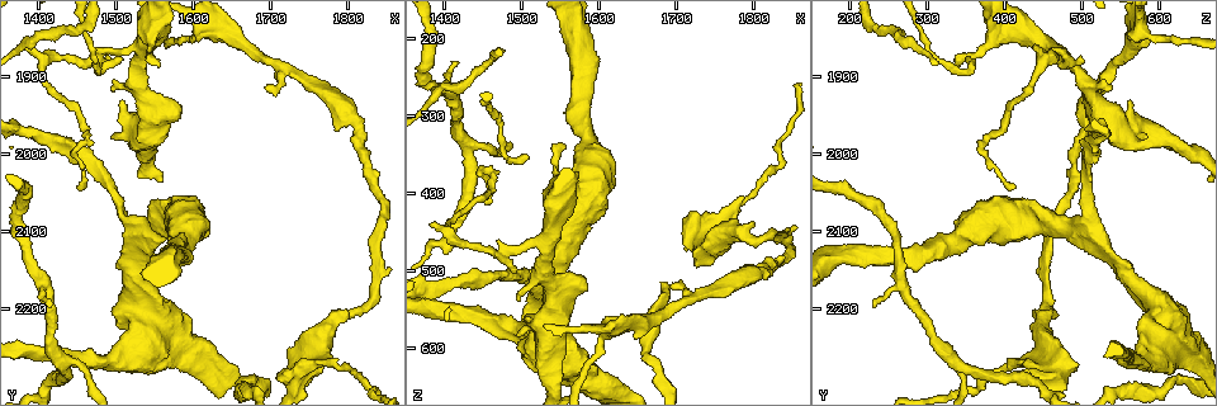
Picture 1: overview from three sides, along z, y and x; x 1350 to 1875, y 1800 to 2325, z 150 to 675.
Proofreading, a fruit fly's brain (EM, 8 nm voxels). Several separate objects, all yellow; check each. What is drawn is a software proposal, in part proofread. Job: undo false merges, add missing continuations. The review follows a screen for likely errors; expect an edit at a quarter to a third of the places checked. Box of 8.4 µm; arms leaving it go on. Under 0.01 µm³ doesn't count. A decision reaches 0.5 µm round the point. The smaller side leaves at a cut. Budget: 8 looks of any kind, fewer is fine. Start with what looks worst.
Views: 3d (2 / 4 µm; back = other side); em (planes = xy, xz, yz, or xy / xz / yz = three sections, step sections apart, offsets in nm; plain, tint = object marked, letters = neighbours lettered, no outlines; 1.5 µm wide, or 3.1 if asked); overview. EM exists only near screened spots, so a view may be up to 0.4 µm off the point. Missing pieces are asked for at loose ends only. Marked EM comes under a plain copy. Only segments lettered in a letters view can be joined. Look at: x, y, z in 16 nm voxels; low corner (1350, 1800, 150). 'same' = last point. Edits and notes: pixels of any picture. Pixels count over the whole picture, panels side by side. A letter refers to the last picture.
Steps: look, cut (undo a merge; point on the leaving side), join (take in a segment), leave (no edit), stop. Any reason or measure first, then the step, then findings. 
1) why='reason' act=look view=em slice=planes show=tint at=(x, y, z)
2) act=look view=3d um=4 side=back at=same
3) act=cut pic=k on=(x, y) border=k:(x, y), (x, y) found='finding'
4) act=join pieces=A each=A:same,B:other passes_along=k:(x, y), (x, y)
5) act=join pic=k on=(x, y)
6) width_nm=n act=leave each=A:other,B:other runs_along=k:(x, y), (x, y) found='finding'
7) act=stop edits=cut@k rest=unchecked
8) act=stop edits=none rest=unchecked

why='an open end' act=look view=3d um=2 at=(1495, 1980, 580)

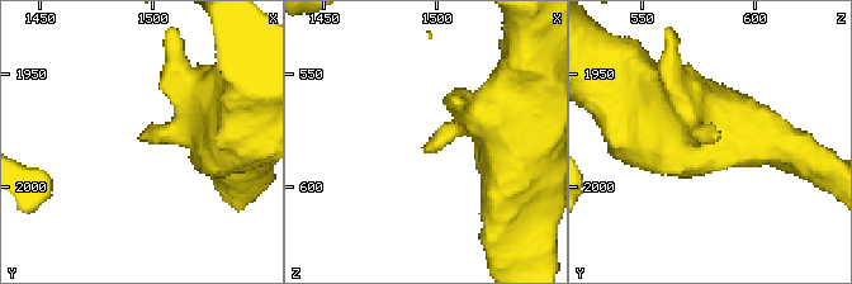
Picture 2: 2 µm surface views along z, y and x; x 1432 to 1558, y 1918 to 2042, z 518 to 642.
act=look view=em slice=planes show=letters at=(1495, 1978, 584)

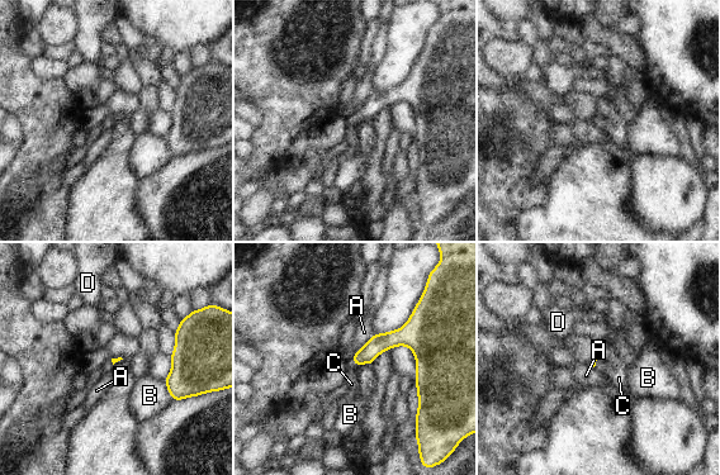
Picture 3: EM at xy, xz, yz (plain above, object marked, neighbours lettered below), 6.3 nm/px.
act=join pieces=C each=A:other,B:other,C:same,D:other passes_along=3:(378, 343), (354, 361), (351, 384) found='the neuron continues'

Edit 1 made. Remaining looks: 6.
why='an open end' act=look view=3d um=2 at=(1560, 1885, 340)

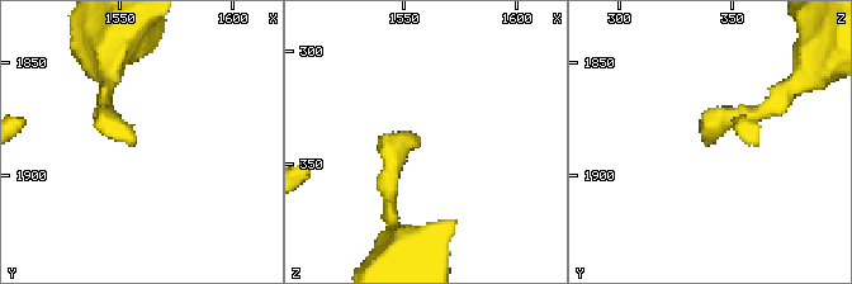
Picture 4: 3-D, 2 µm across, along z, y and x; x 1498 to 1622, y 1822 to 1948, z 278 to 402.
act=look view=em slice=planes show=letters at=(1558, 1885, 340)

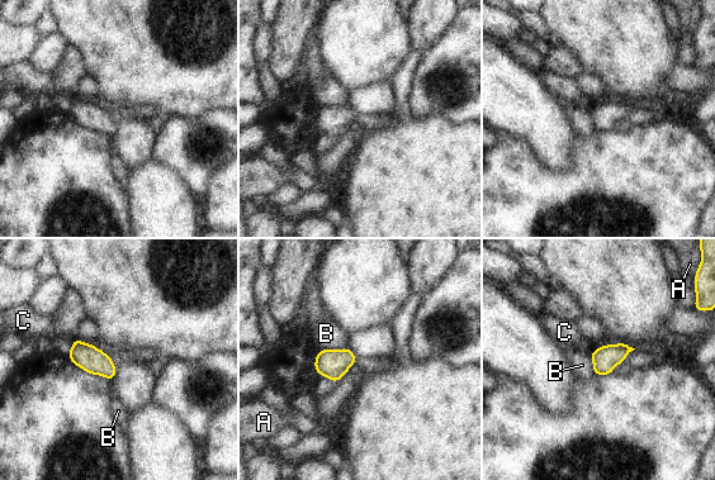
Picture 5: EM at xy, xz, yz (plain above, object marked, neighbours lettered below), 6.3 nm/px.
width_nm=150 act=leave each=A:other,B:other,C:other border=5:(346, 347), (322, 348), (318, 352) found='no lettered segment goes on from it'

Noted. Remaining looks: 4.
why='free end' act=look view=3d um=4 at=(1585, 1940, 525)

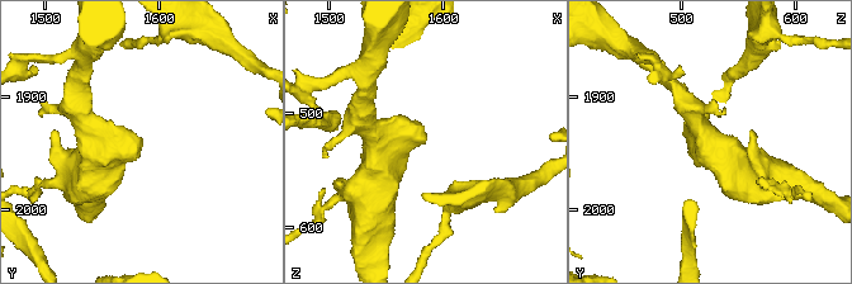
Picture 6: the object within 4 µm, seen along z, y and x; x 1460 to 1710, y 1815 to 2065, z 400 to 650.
act=look view=em slice=planes show=letters at=(1586, 1936, 522)

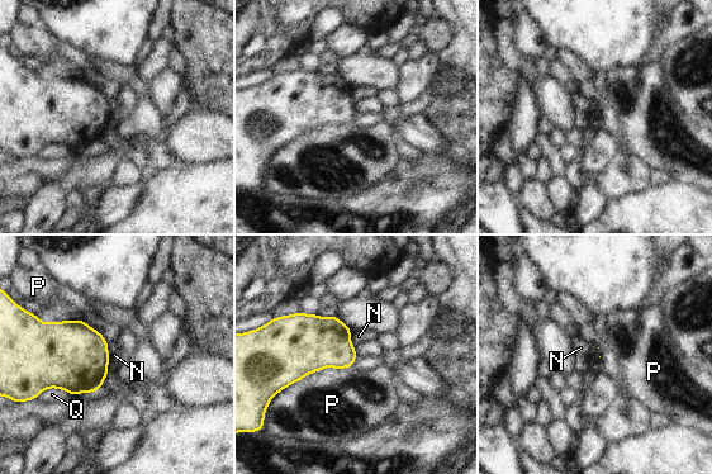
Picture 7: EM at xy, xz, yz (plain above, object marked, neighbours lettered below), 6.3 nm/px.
act=leave each=N:other,P:other,Q:other border=7:(352, 365), (311, 371), (278, 393) found='none of them fits'

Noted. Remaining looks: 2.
act=stop edits=join@3 rest=unchecked

